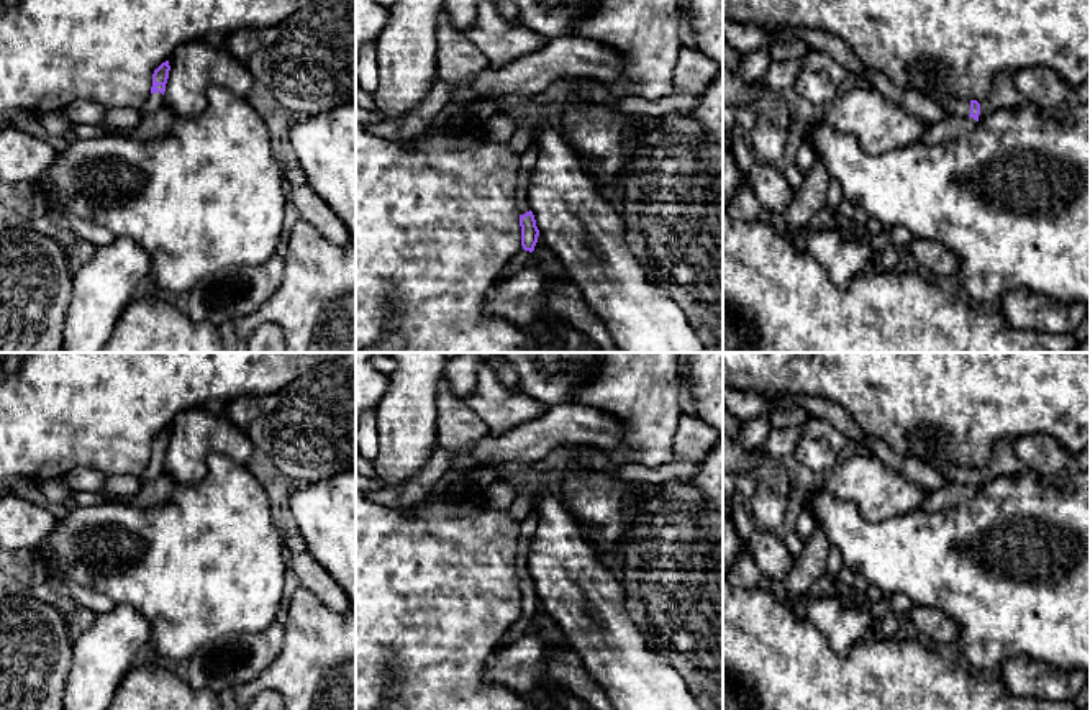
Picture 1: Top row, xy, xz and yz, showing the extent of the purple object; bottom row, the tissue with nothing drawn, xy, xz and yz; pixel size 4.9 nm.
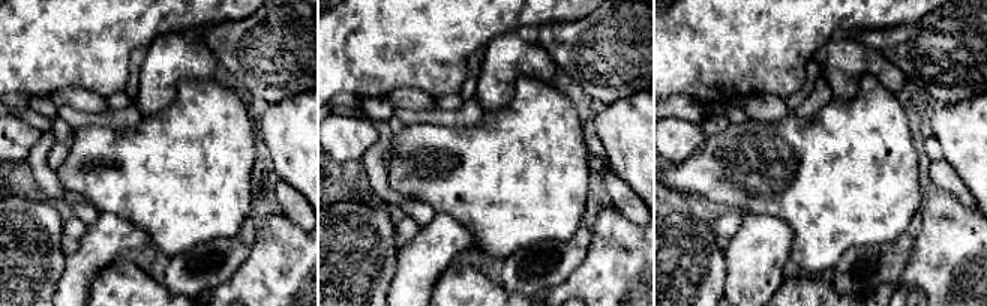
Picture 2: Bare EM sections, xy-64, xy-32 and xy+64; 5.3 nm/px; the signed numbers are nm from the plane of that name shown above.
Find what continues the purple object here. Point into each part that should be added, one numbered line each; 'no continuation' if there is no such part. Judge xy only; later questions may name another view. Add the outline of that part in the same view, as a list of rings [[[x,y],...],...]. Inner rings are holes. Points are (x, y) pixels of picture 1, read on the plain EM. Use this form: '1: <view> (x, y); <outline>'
1: xy (154, 468); [[[161,459],[156,461],[149,461],[149,464],[146,466],[146,469],[143,471],[141,482],[148,484],[154,479],[157,479],[164,471],[164,462]]]

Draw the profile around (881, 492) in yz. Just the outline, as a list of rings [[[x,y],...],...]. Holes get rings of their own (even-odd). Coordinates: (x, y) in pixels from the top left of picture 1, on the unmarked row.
[[[857,453],[818,480],[829,495],[856,503],[869,521],[911,513],[929,495],[921,484],[869,453]]]

